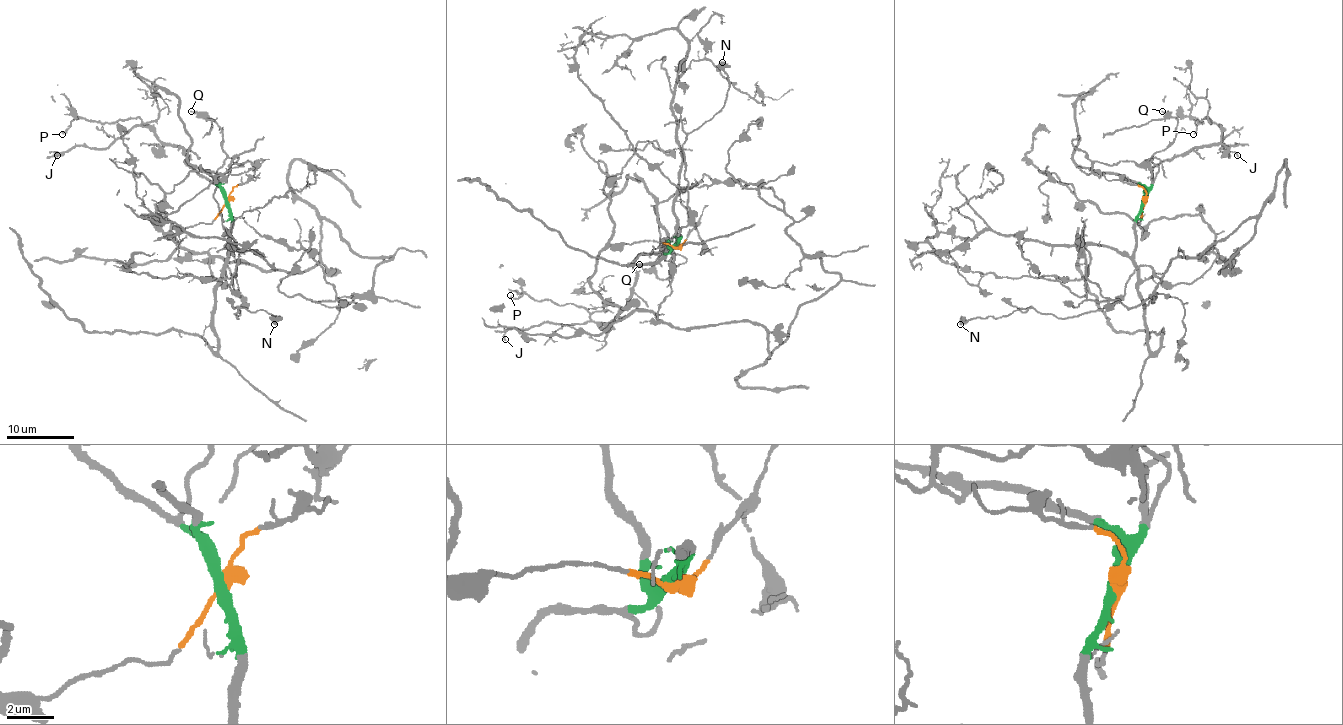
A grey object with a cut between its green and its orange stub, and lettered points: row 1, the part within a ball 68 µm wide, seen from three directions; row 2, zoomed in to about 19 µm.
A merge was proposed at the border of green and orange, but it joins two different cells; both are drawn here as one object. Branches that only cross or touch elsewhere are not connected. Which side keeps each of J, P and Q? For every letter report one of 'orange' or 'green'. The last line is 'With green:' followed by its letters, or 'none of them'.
J: green
P: green
Q: green
With green: J, P, Q

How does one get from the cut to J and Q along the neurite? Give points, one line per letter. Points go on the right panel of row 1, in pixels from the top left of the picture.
J: (1143, 201), (1157, 164), (1196, 147), (1216, 146), (1221, 126), (1221, 147), (1238, 156)
Q: (1143, 201), (1145, 191), (1153, 183), (1158, 168), (1152, 158), (1174, 139), (1177, 120), (1162, 110)

